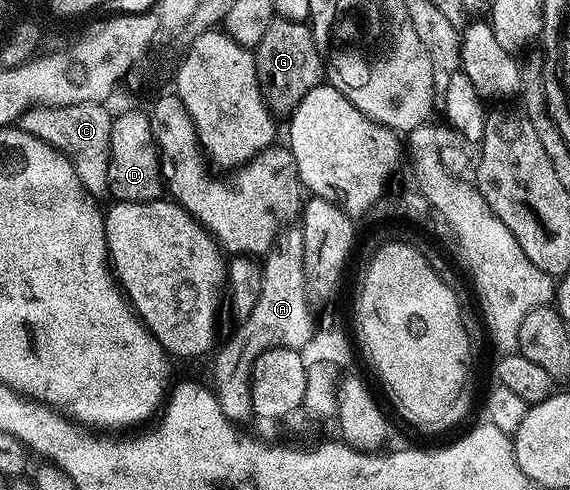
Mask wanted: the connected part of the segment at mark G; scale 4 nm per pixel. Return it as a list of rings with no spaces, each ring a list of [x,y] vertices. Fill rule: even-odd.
[[[273,18],[262,41],[254,48],[254,54],[260,92],[264,95],[264,104],[273,116],[291,116],[302,97],[306,97],[310,89],[321,86],[325,78],[324,62],[312,36],[312,28],[307,22],[295,23],[289,19]]]

